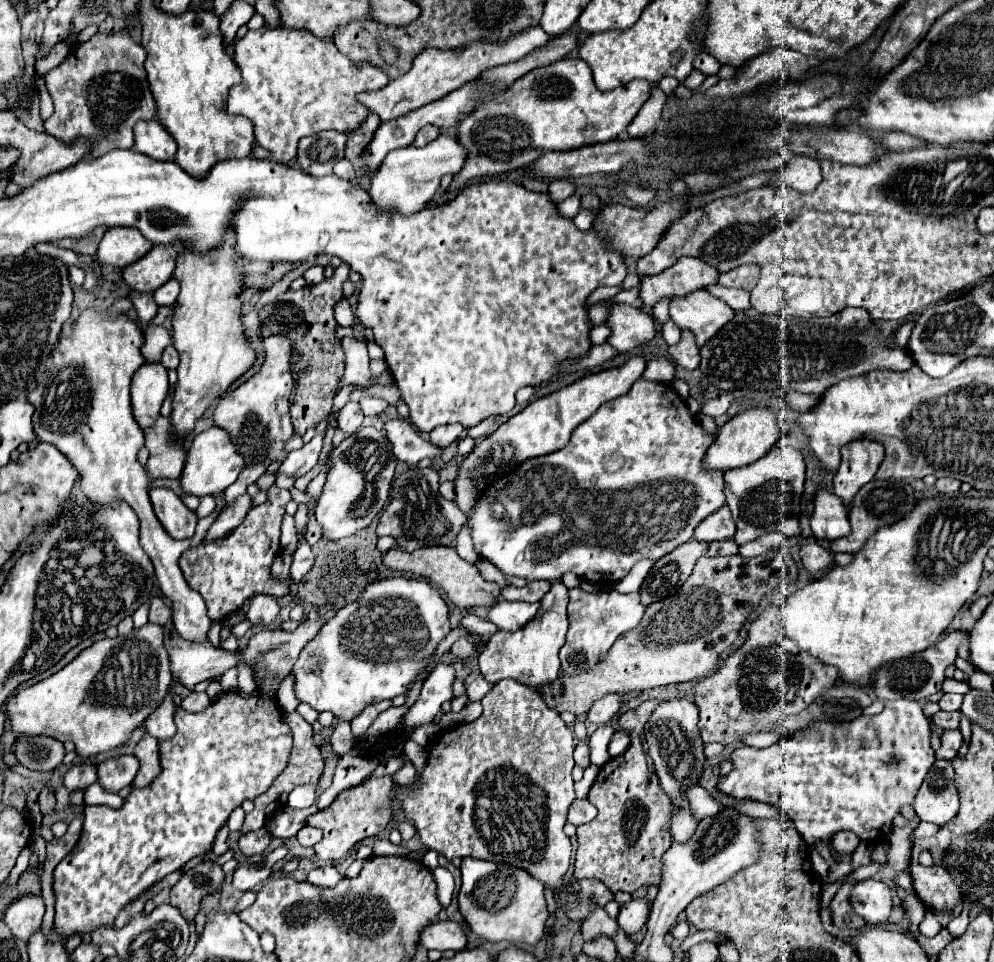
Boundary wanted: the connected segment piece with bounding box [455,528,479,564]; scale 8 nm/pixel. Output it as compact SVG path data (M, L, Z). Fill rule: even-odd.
M463 528L463 530L459 532L455 548L457 548L457 554L459 554L463 560L471 562L471 564L475 564L475 562L479 560L479 556L475 556L475 550L471 548L471 536L469 536L467 528Z

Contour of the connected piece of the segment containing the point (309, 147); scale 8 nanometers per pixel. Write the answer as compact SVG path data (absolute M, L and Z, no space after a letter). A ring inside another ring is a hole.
M325 130L315 136L307 136L297 148L297 168L313 178L323 178L333 172L333 164L343 158L345 134Z

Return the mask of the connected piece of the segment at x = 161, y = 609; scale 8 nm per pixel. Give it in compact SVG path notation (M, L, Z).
M159 596L151 598L149 622L151 622L151 624L159 624L159 626L165 626L169 618L171 618L171 608L165 604L165 600L159 598Z

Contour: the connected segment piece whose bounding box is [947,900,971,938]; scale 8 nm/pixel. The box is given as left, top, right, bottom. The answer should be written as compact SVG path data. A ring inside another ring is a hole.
M968 900L963 901L963 911L962 913L955 918L955 920L951 920L949 924L947 924L947 930L957 938L957 936L961 936L969 925L969 917L968 913L971 909L971 902Z

